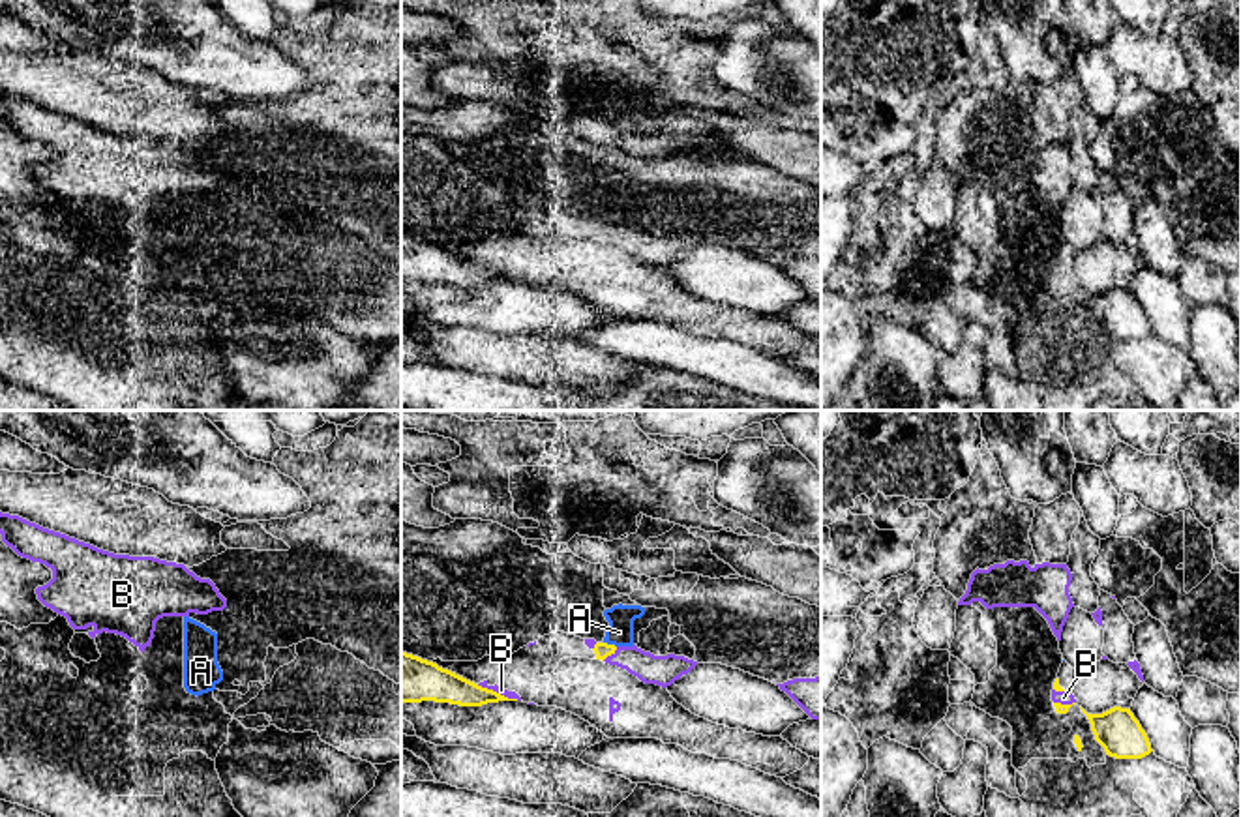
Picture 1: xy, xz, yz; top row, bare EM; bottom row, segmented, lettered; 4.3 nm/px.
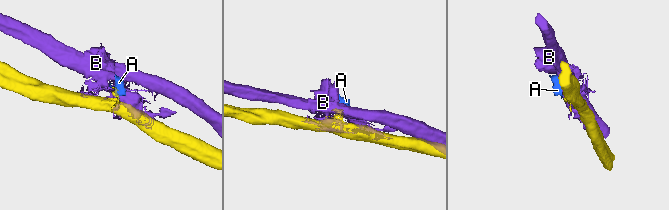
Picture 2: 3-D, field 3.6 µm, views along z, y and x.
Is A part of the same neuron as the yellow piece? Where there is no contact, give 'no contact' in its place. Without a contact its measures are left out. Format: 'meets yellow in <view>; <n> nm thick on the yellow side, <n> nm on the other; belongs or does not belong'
meets yellow in xz; 70 nm thick on the yellow side, 120 nm on the other; does not belong

